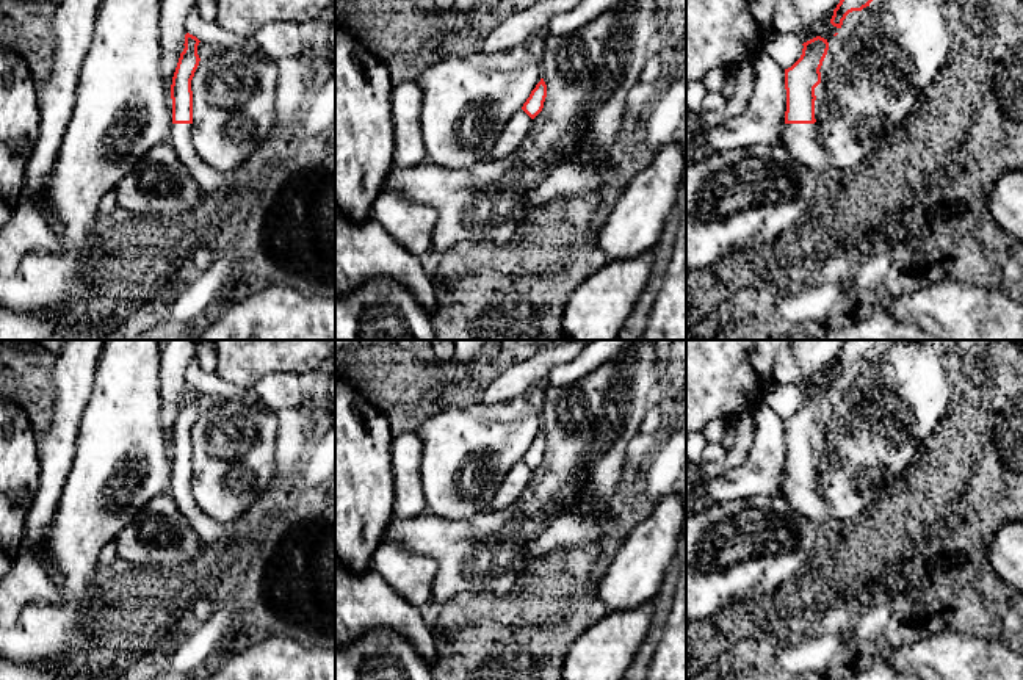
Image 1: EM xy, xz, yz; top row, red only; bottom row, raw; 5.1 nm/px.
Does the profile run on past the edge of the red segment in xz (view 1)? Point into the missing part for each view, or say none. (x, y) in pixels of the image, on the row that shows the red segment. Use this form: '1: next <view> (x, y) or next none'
1: next none

